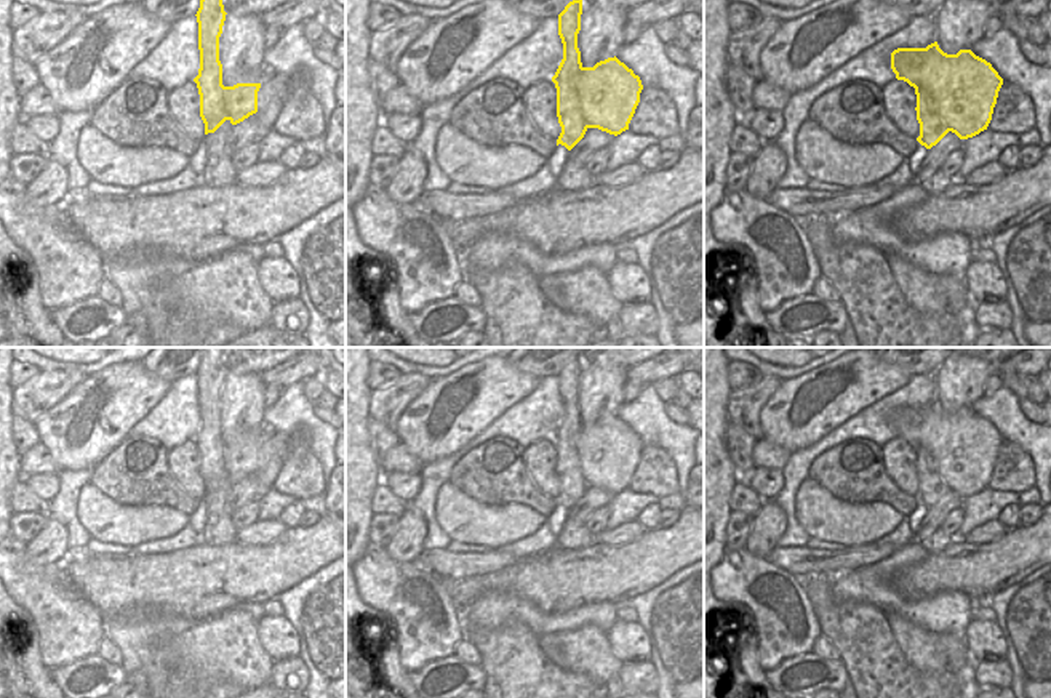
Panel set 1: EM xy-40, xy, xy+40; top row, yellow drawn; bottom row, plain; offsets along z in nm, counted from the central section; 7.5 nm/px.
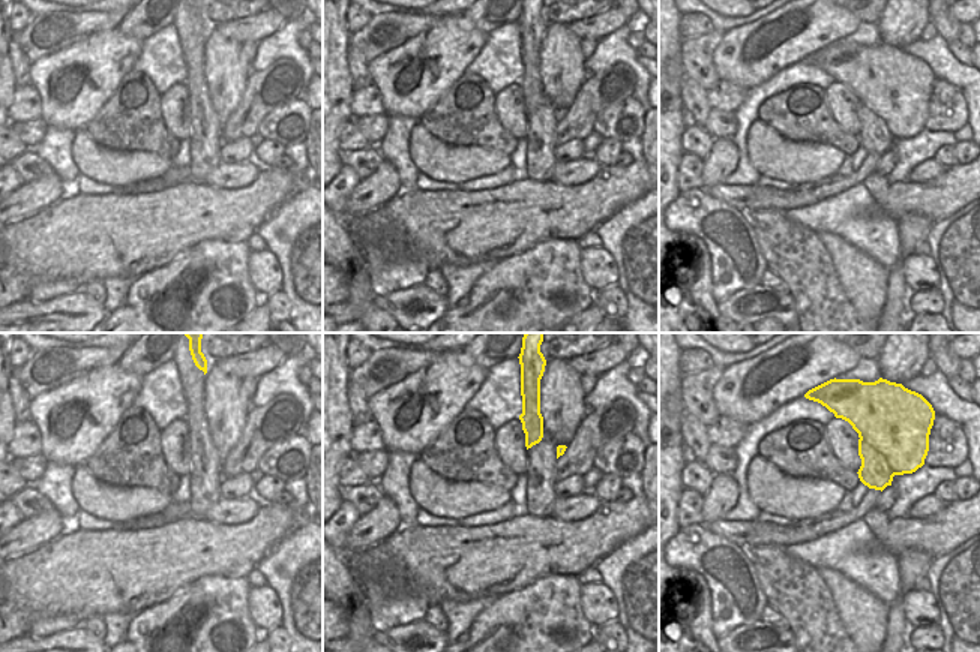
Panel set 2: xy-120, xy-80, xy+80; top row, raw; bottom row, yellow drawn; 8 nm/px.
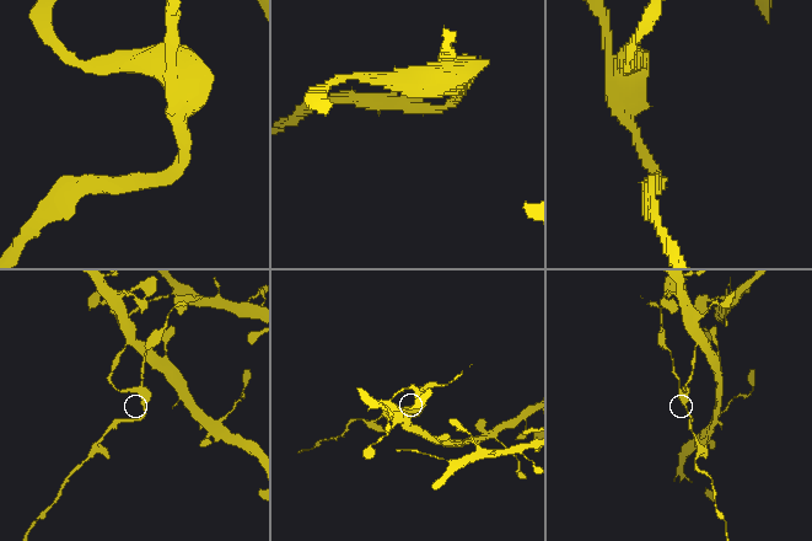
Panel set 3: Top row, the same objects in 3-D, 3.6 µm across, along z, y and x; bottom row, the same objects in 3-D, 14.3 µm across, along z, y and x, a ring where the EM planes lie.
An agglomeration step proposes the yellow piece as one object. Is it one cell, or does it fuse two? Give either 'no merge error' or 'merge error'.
no merge error

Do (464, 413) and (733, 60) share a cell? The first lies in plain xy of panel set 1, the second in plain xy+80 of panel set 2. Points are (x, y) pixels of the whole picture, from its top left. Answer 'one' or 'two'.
one

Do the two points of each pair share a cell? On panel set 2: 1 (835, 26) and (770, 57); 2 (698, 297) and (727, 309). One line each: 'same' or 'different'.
1: same
2: different

